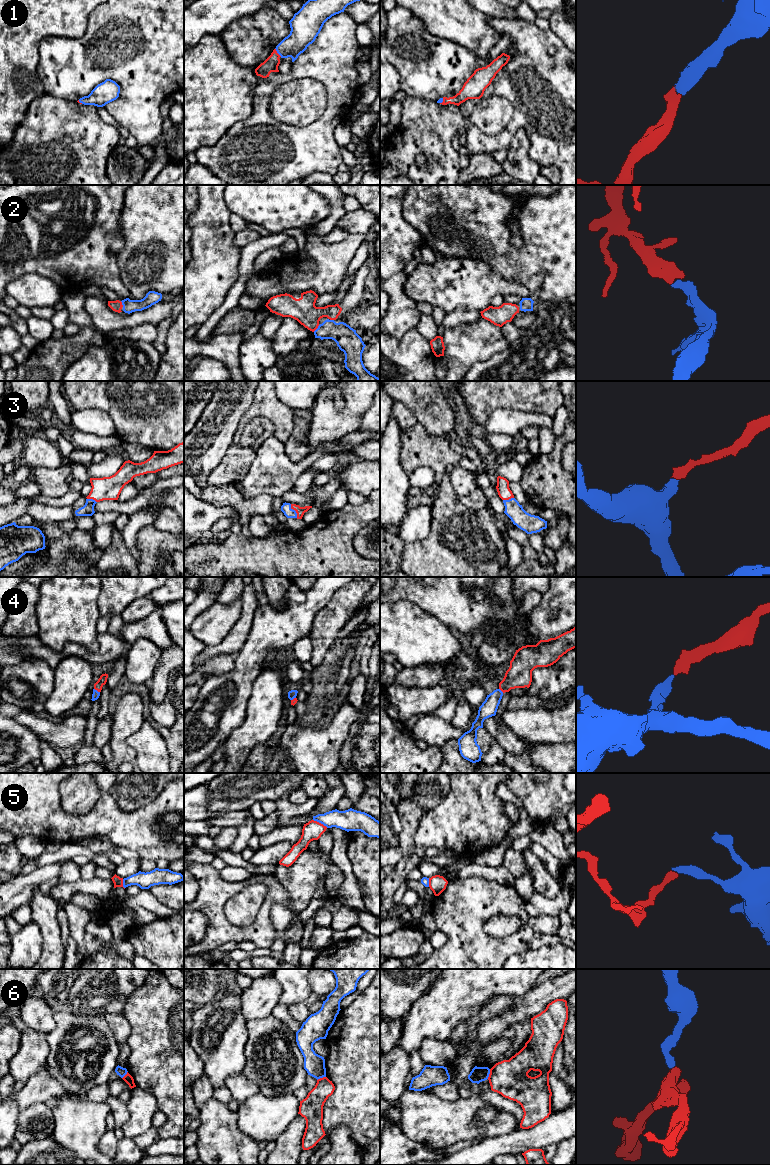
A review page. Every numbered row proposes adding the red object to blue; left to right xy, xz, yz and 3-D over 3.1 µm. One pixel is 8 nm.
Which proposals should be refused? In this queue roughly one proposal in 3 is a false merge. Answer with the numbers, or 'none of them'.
5, 6

